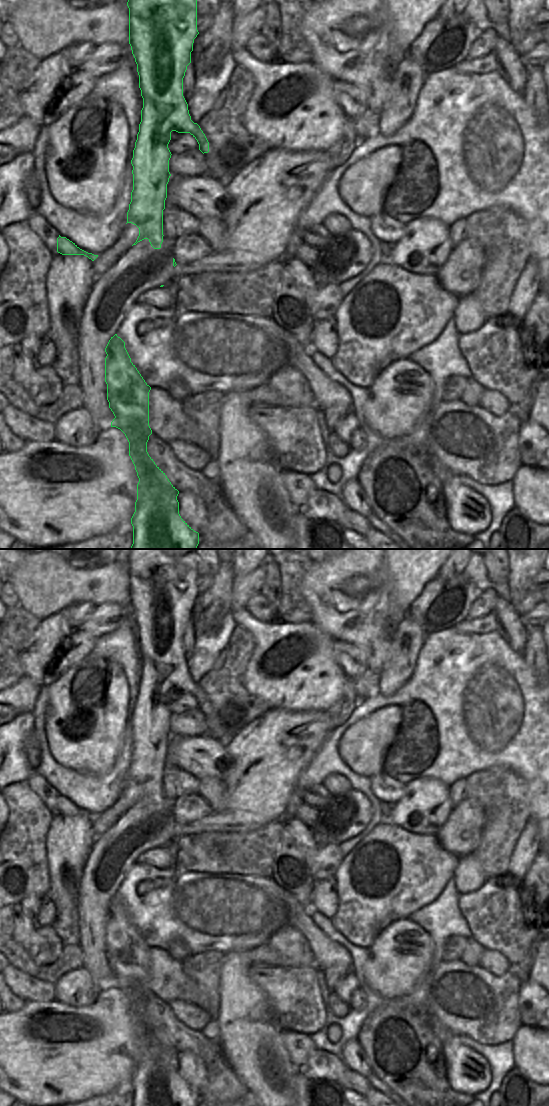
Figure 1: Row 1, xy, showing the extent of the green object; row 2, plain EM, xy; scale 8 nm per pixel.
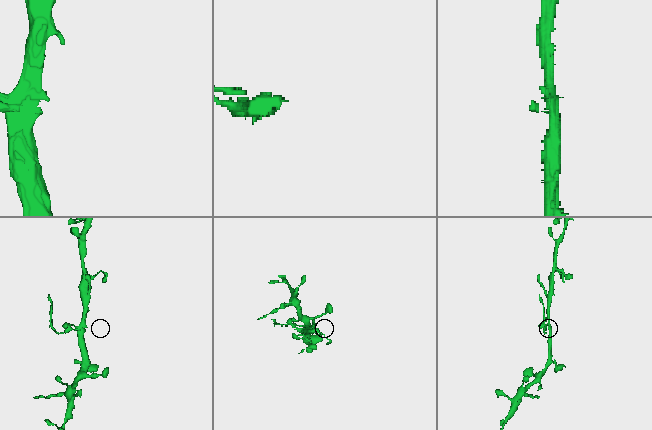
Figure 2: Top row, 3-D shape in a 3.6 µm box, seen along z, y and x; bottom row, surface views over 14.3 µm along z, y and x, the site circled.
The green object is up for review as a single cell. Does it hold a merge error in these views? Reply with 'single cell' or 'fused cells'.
fused cells

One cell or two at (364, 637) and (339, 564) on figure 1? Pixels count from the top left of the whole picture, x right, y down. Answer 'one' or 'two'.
one

